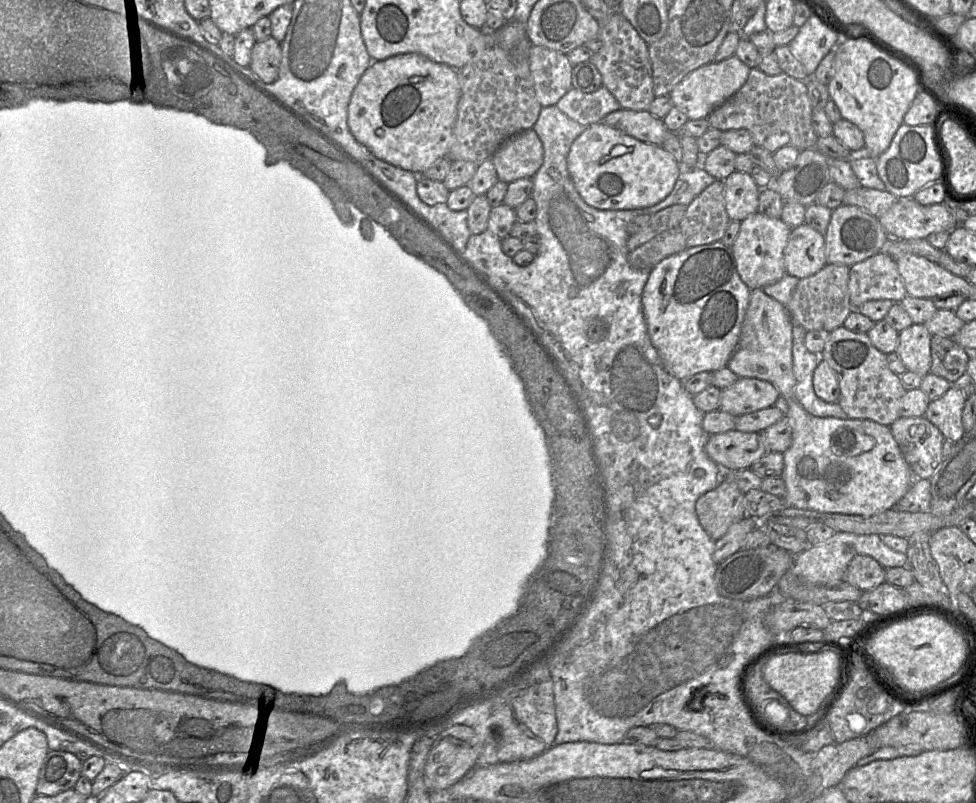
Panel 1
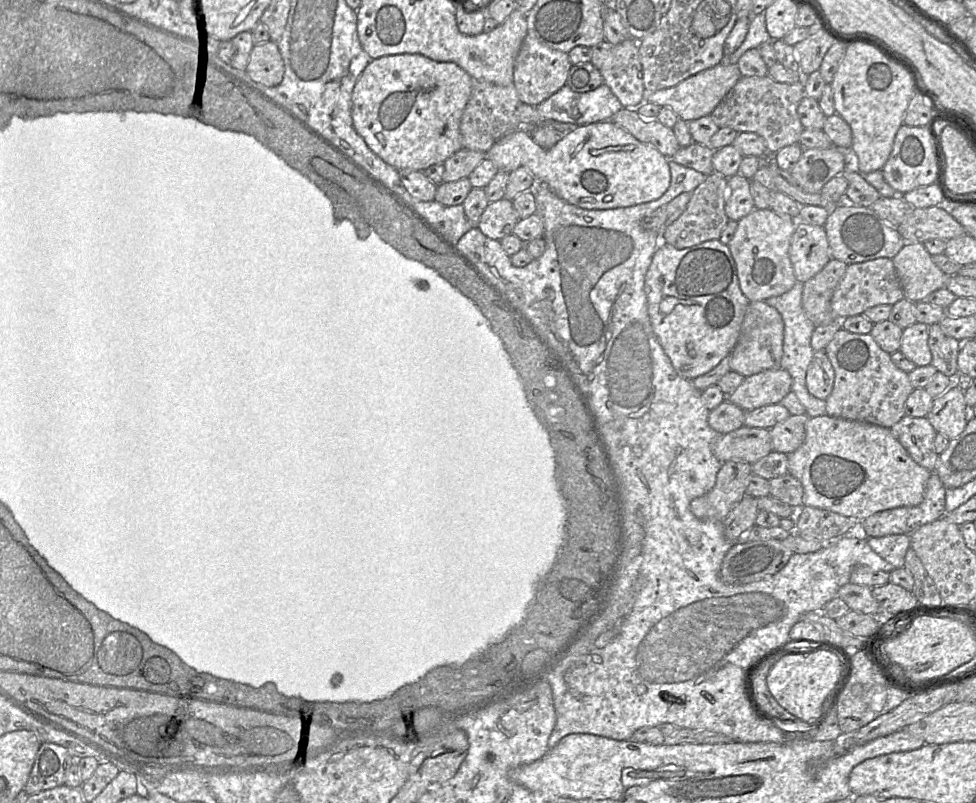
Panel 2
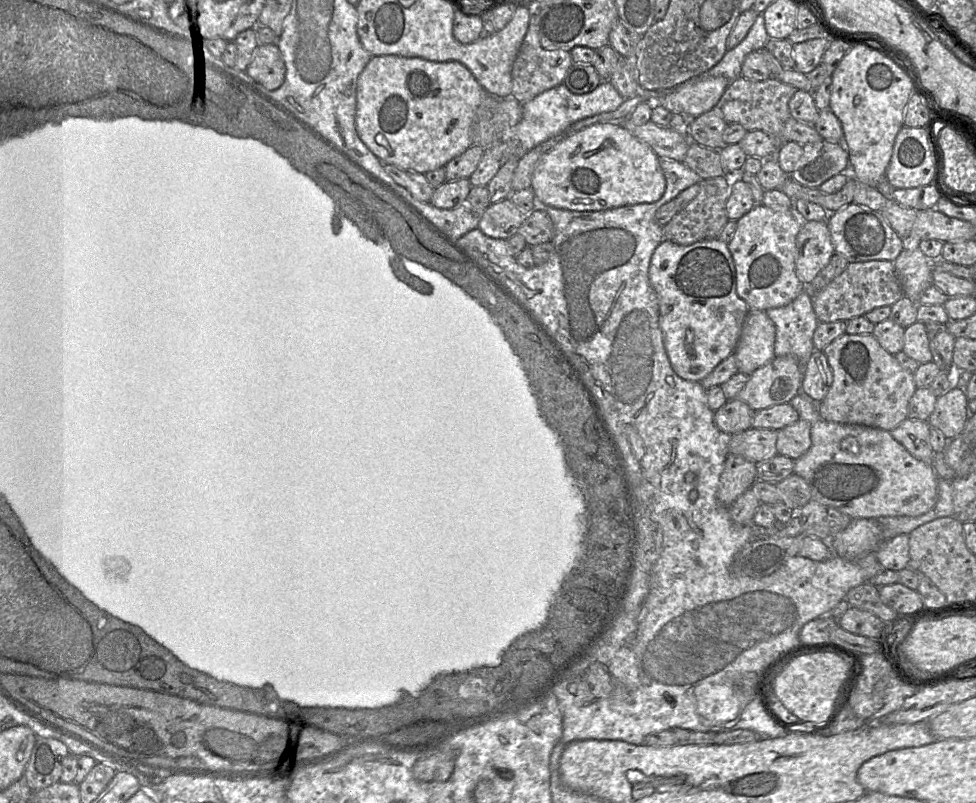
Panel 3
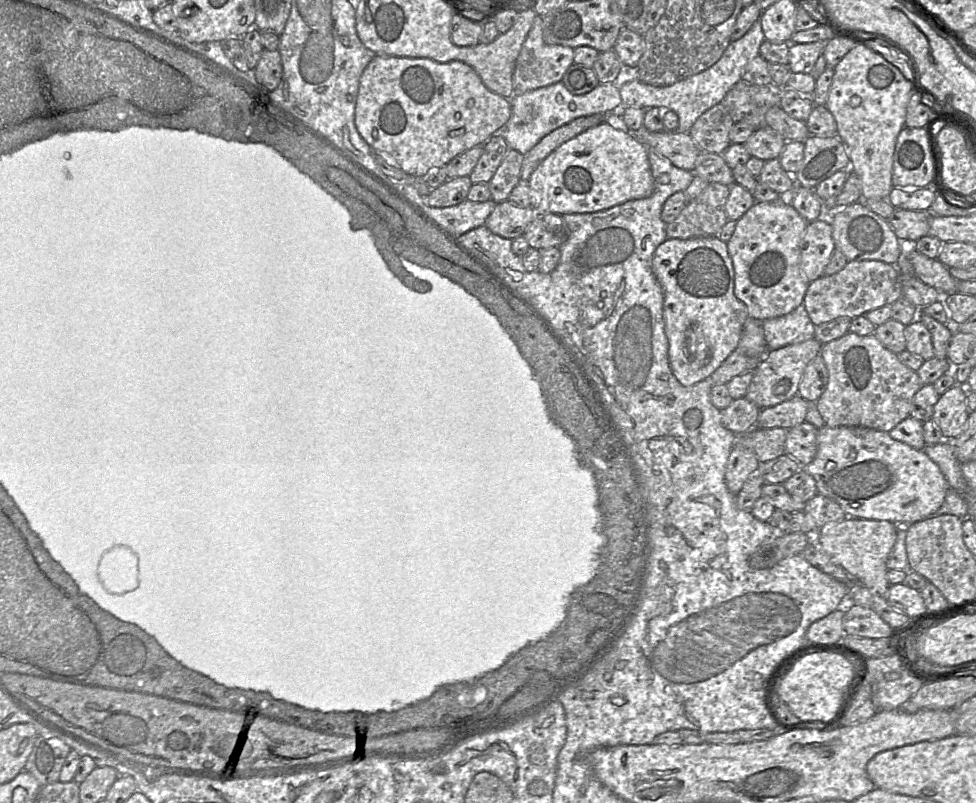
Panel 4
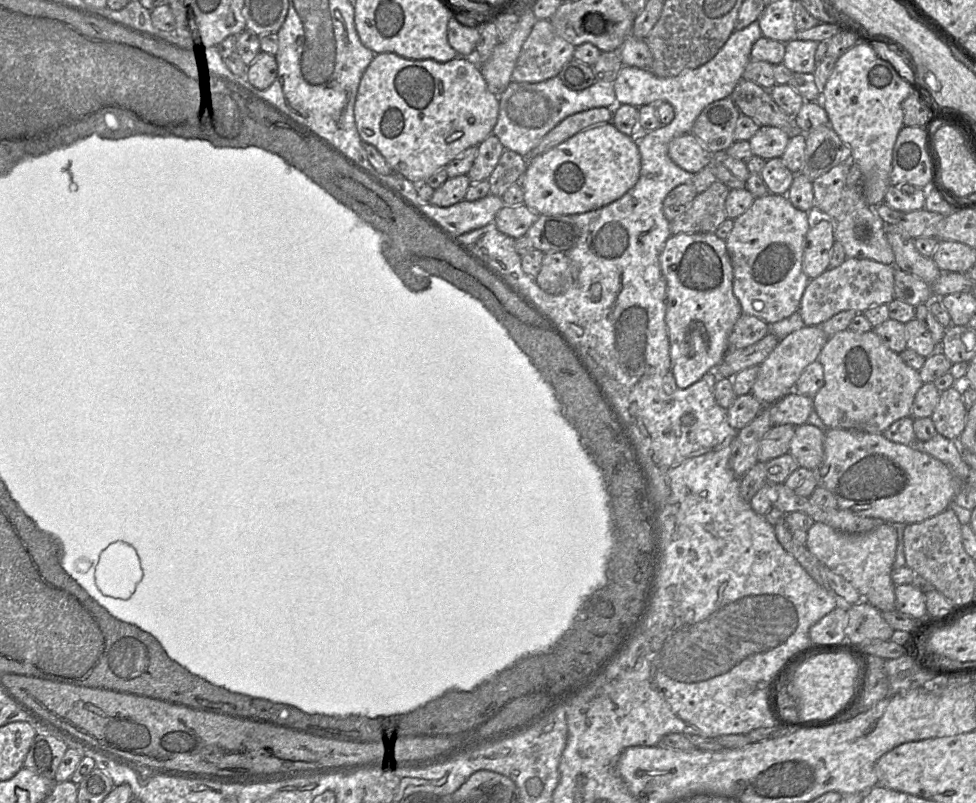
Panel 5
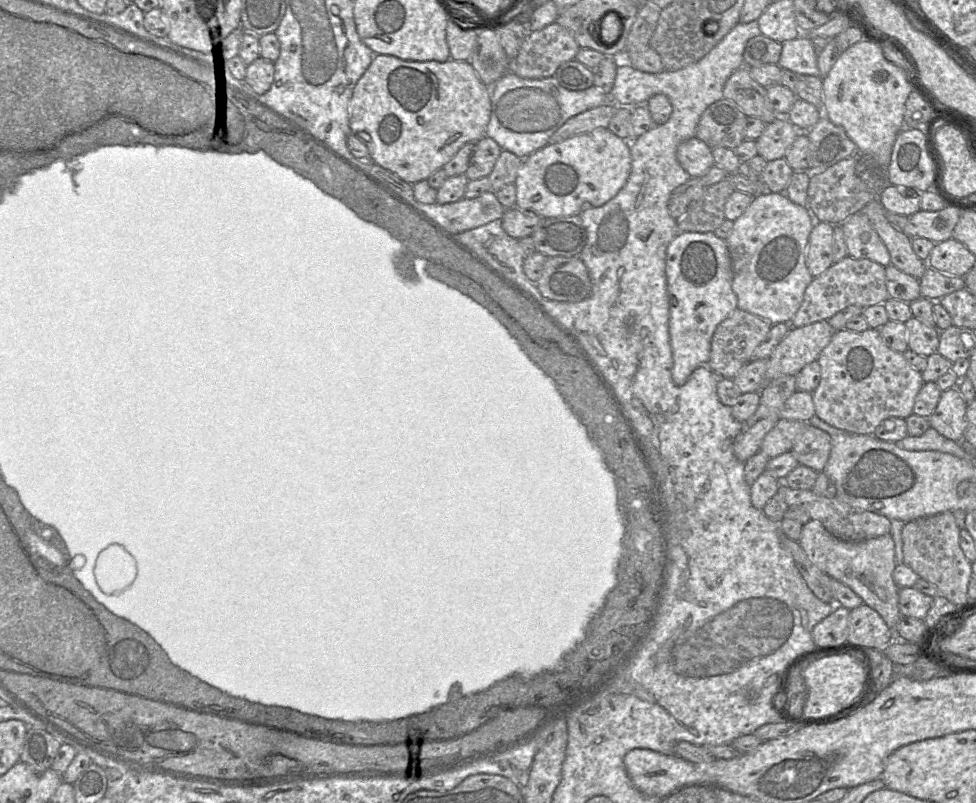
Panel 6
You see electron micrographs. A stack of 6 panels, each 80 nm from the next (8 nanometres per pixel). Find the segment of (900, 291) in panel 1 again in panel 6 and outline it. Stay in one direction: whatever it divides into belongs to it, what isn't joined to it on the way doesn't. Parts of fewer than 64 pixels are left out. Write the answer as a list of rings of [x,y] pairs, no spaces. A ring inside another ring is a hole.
[[[846,256],[812,279],[790,326],[799,328],[819,321],[828,321],[847,307],[867,308],[884,304],[888,299],[890,297],[886,287],[885,267],[869,259],[855,259]]]

